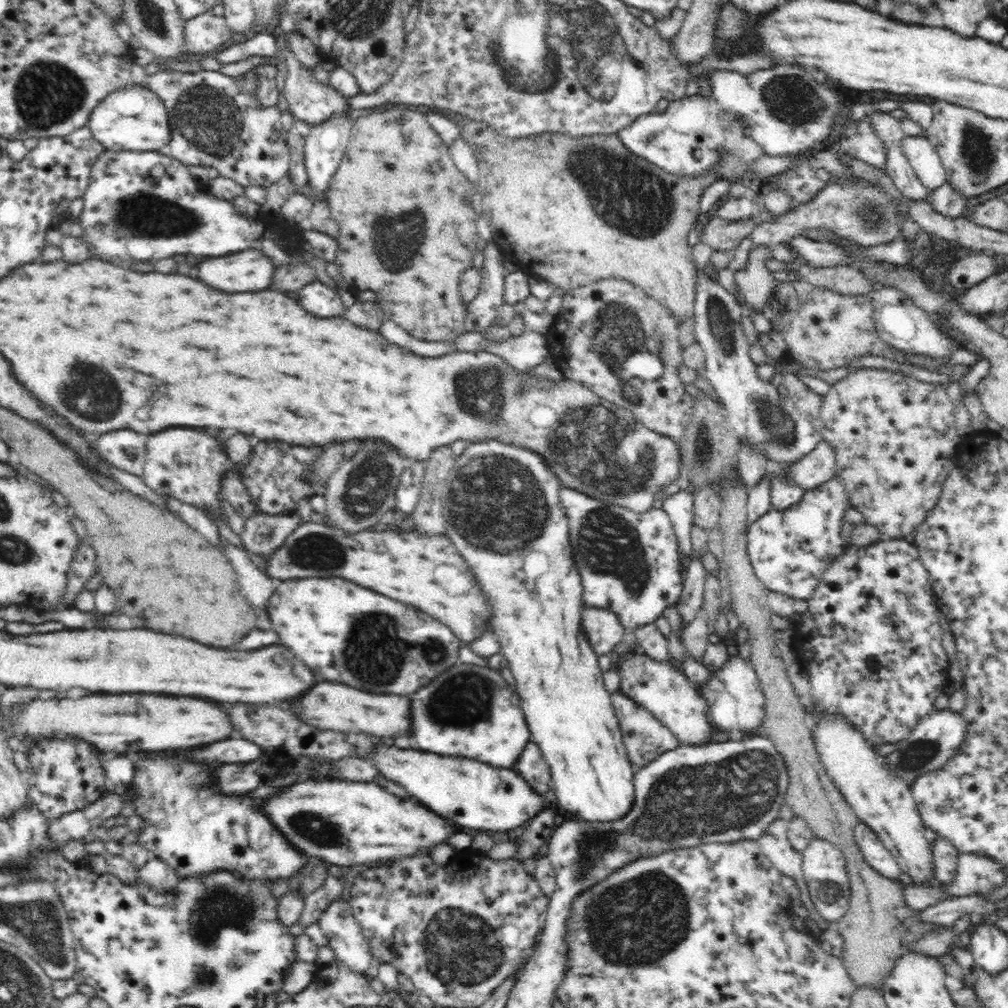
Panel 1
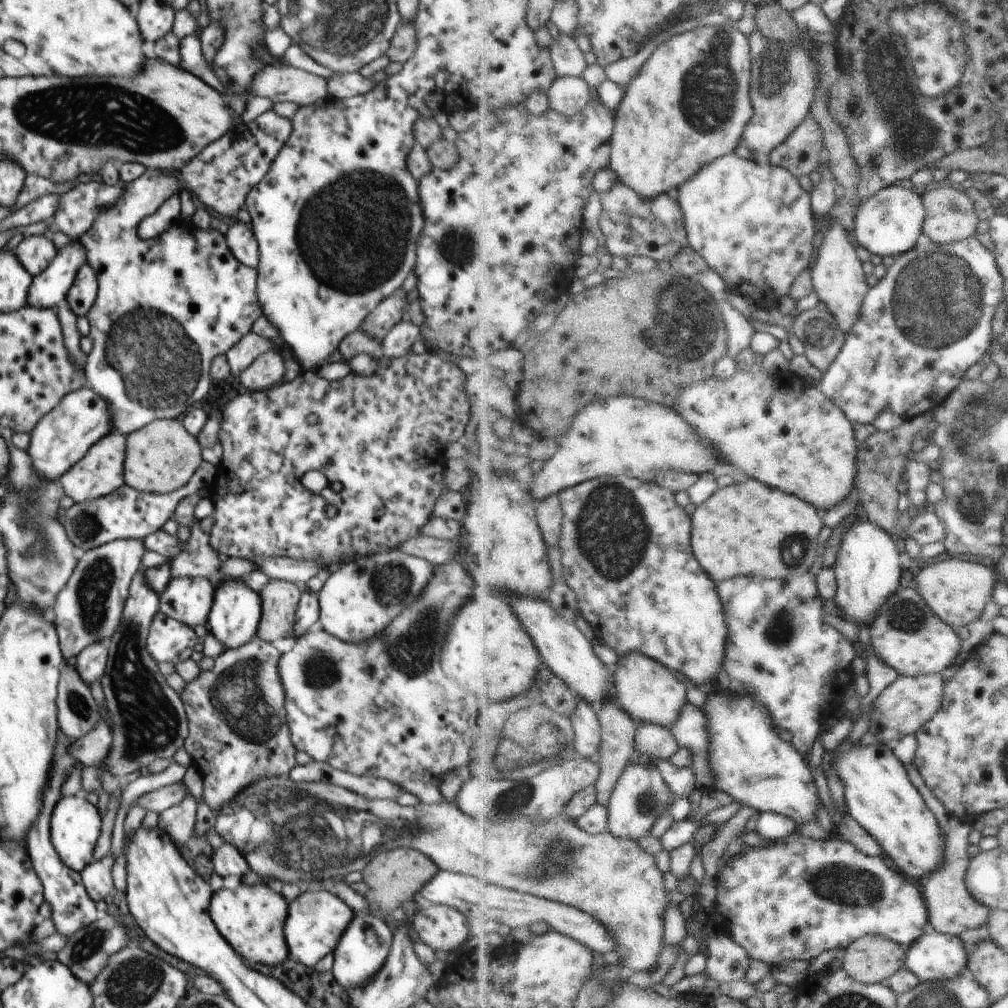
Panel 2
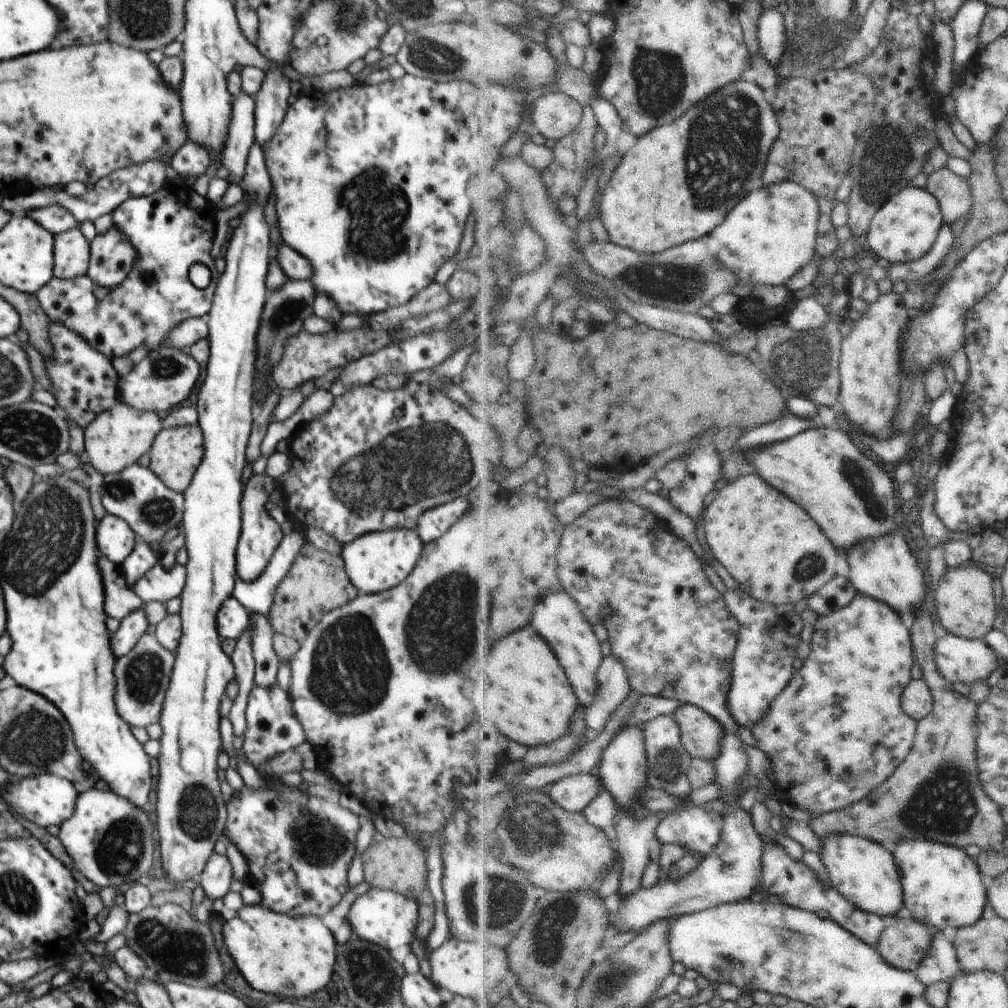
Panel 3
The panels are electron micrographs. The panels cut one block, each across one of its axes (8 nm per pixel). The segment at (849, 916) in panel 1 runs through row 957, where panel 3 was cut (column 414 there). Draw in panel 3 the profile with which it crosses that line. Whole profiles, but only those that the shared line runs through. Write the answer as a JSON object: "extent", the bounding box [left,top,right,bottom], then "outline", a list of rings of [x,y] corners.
{"extent":[362,836,427,900],"outline":[[[410,836],[386,837],[384,842],[372,842],[362,854],[364,881],[370,887],[392,890],[404,897],[417,900],[427,888],[427,862],[422,846]]]}

